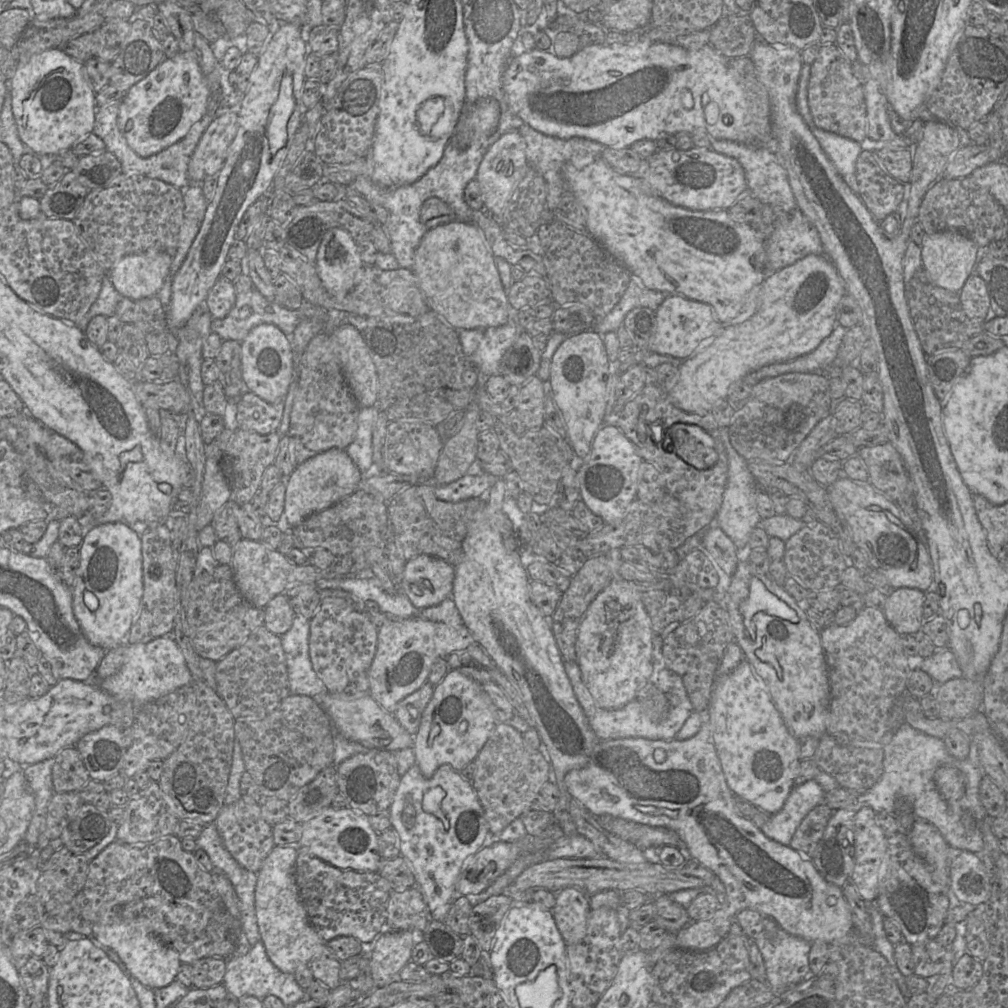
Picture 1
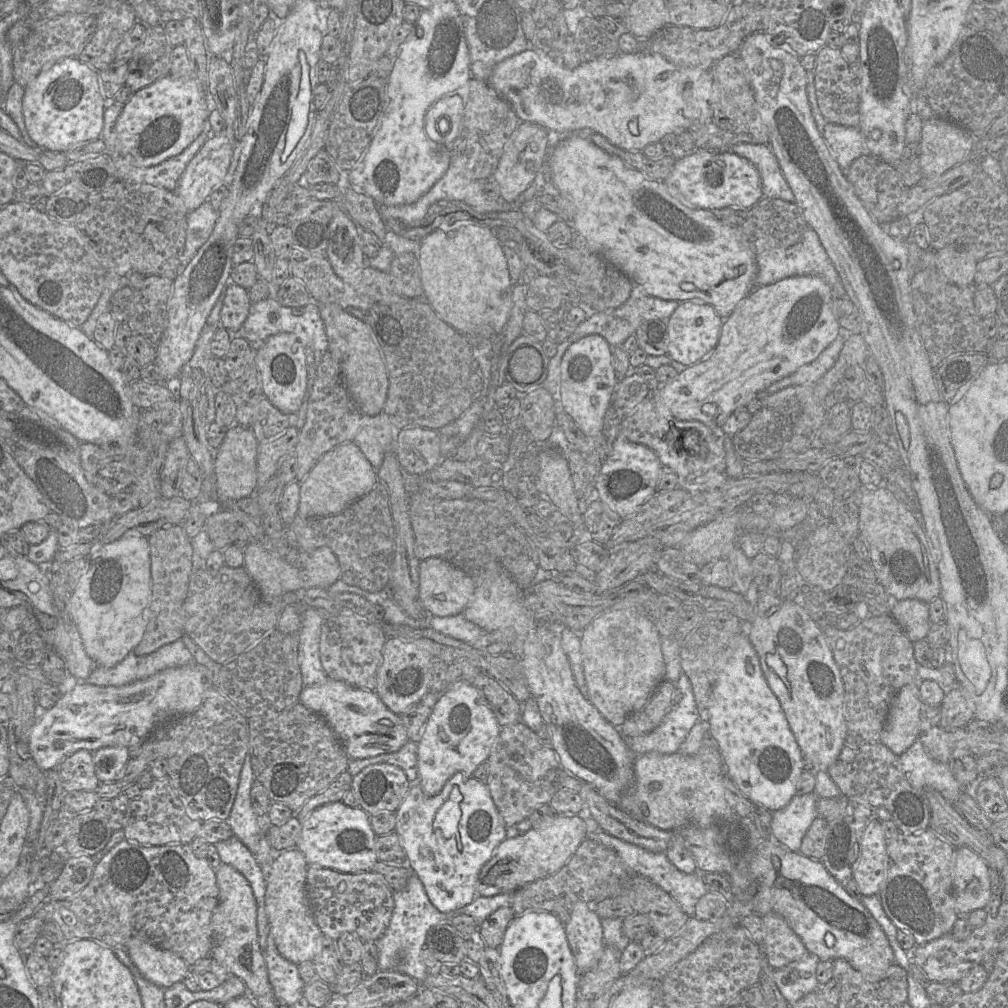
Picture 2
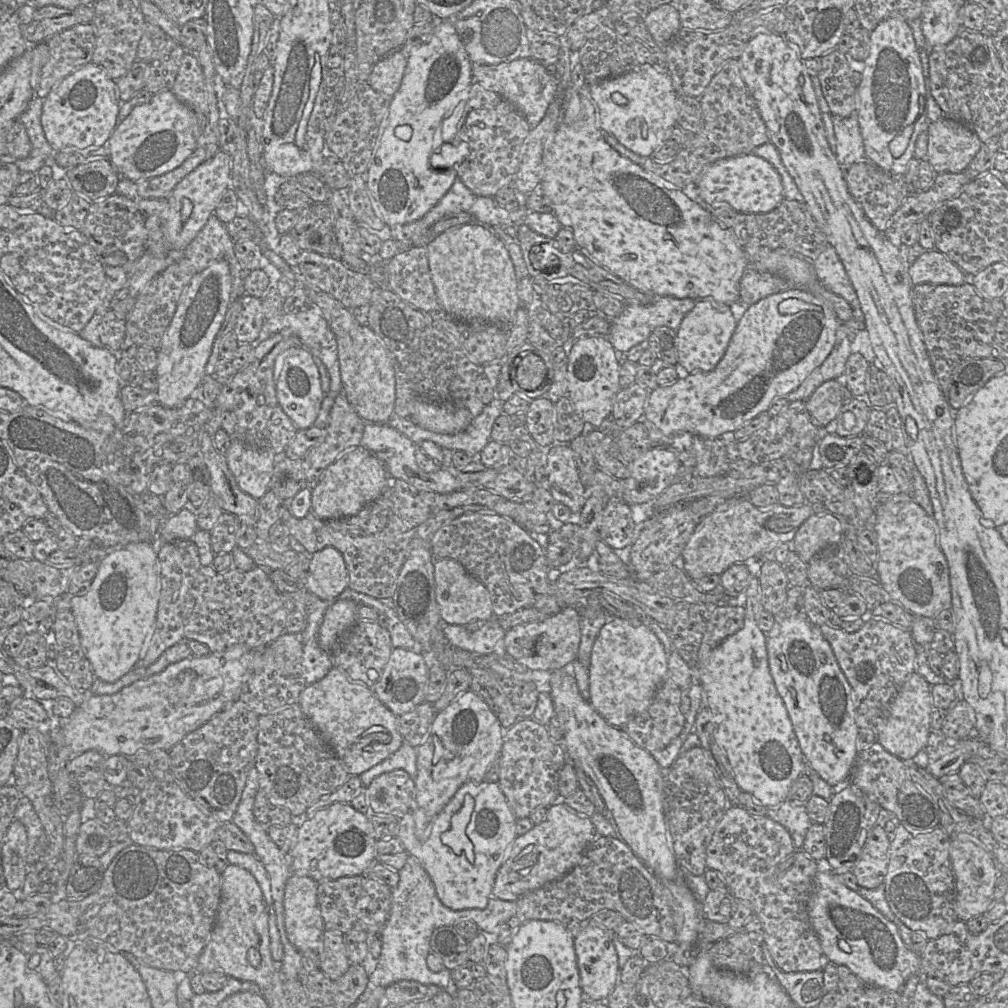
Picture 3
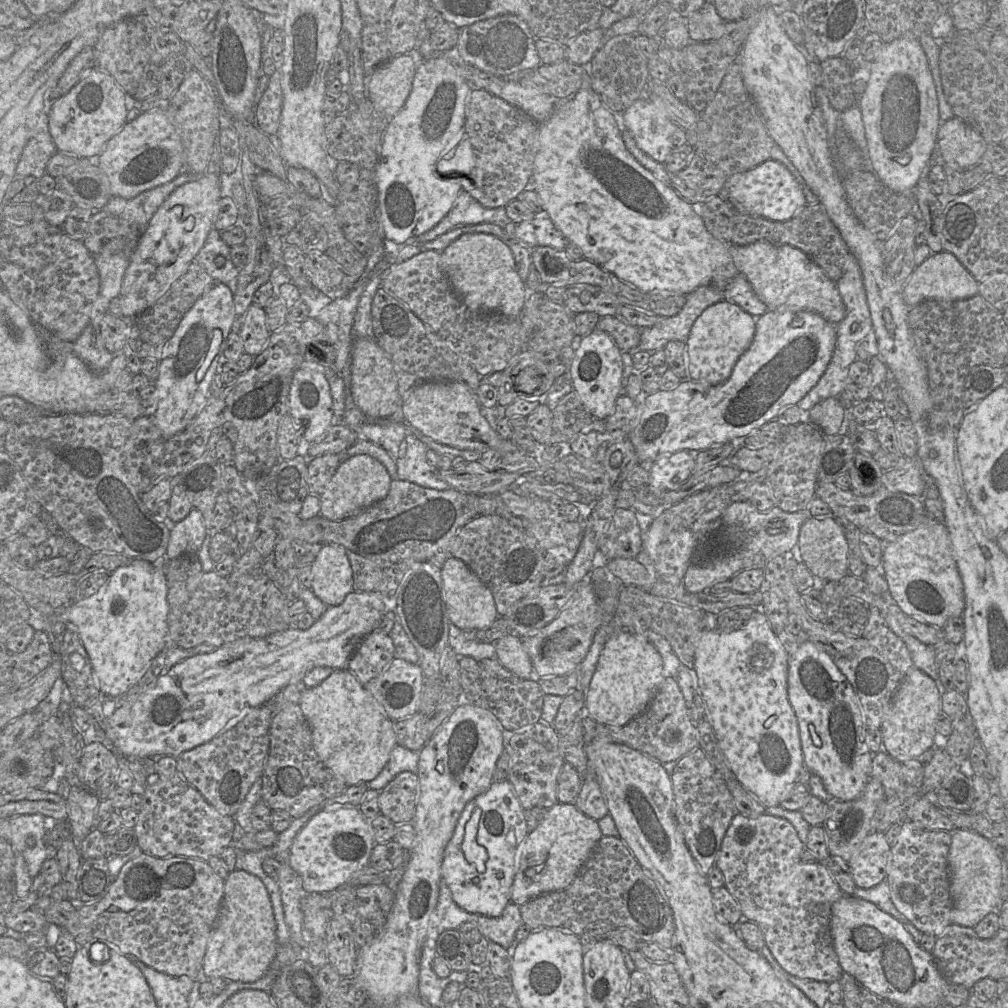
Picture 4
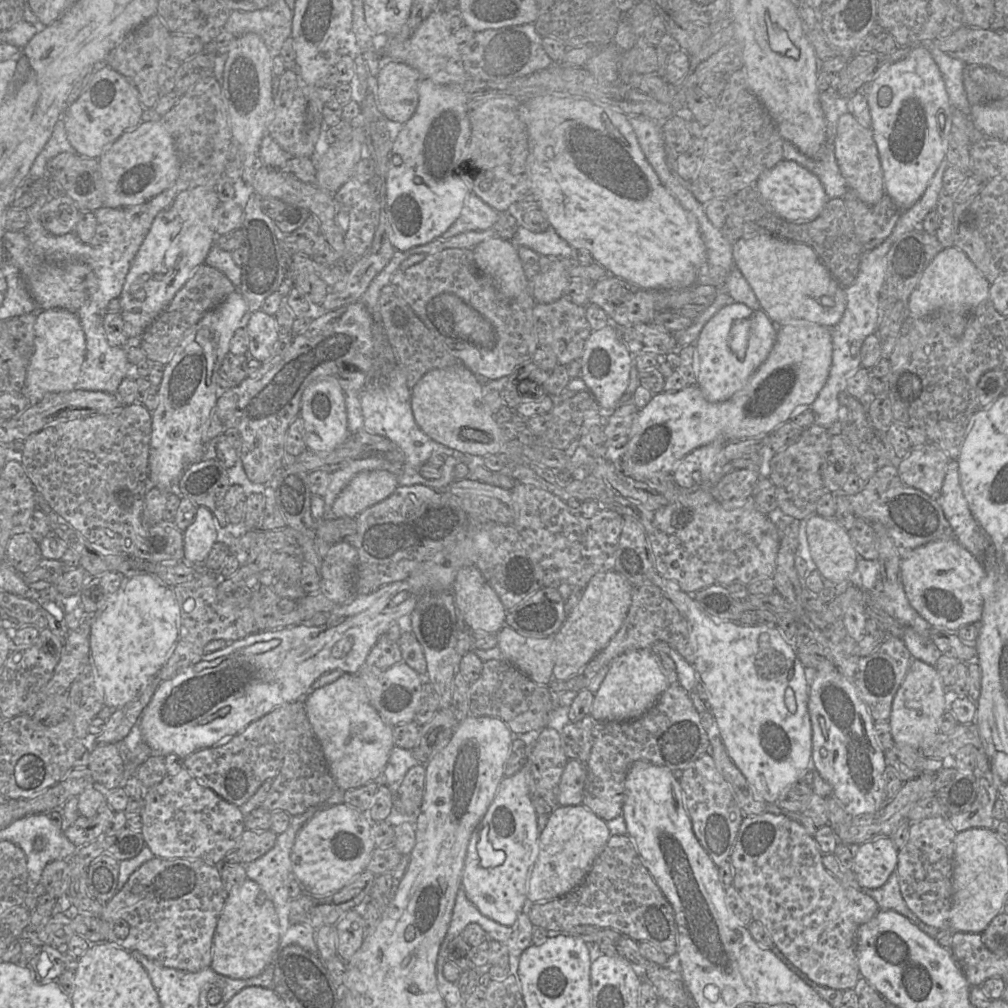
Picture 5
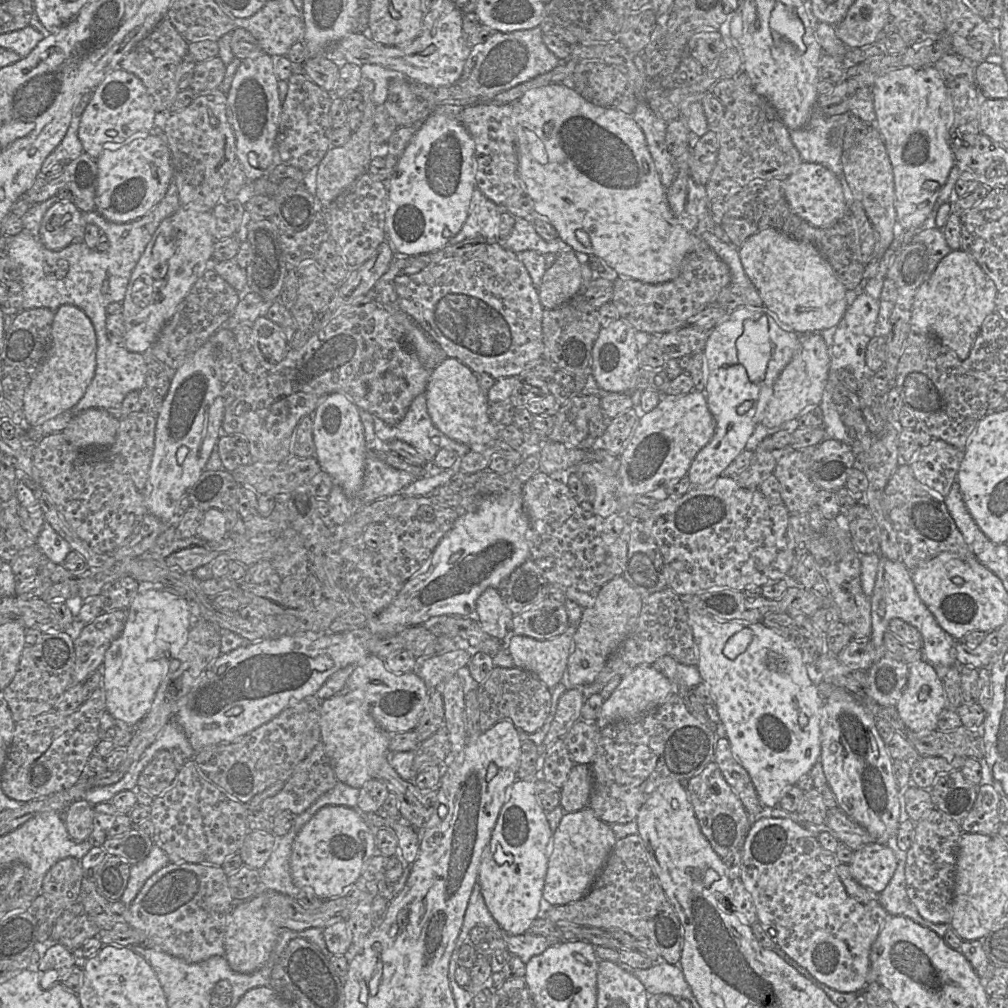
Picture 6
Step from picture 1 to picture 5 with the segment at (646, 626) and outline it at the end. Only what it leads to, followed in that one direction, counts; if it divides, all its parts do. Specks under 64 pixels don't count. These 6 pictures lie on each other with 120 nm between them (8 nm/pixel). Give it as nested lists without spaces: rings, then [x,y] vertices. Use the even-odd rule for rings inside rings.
[[[651,649],[627,651],[615,658],[600,688],[594,694],[590,716],[598,722],[634,720],[648,712],[670,685]]]

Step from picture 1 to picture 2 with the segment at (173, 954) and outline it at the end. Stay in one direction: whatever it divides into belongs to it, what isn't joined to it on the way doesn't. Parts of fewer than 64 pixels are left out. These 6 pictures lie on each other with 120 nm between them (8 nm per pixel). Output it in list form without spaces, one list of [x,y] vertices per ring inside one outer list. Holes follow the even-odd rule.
[[[131,937],[124,948],[142,976],[164,989],[183,981],[191,970],[180,956],[144,938]]]

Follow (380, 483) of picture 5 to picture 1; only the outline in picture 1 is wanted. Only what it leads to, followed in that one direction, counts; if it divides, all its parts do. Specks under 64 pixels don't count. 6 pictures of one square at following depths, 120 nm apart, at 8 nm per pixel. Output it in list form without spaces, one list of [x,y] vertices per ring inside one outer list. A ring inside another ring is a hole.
[[[331,448],[298,464],[285,478],[283,515],[290,527],[295,527],[313,513],[324,510],[354,493],[363,475],[345,449]]]

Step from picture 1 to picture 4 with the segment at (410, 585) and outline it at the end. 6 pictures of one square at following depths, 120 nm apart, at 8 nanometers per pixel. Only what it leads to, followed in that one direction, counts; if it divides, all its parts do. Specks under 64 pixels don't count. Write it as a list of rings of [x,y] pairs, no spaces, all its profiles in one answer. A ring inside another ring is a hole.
[[[450,556],[441,566],[443,600],[448,618],[461,630],[481,630],[498,618],[496,603],[489,587],[460,559]]]

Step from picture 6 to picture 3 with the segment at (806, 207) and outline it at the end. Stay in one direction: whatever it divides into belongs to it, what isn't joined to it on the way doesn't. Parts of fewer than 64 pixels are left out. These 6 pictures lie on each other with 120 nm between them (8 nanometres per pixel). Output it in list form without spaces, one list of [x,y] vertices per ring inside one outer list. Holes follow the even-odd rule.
[[[753,153],[716,161],[701,175],[696,189],[700,203],[727,205],[740,213],[767,213],[785,199],[779,173],[772,164]]]

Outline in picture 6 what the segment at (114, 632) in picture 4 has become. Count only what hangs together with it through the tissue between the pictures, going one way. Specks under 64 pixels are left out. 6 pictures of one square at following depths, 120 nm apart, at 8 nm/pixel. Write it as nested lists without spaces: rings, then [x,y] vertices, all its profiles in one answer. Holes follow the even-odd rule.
[[[142,588],[134,598],[123,630],[107,649],[102,664],[106,709],[115,719],[135,727],[147,715],[171,661],[187,643],[191,613],[188,600],[165,590]]]

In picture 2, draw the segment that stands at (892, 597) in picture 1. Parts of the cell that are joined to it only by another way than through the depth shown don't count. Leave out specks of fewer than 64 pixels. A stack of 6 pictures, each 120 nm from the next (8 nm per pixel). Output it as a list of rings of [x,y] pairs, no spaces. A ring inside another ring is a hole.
[[[918,599],[893,600],[890,615],[911,642],[926,639],[931,626],[928,602]]]

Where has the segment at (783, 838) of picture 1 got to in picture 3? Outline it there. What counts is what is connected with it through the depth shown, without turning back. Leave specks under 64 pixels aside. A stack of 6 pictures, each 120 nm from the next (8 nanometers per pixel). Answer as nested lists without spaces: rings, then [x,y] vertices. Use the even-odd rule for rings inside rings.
[[[784,801],[777,806],[767,808],[767,816],[783,825],[789,832],[797,850],[802,850],[806,832],[813,823],[805,805],[796,805]]]

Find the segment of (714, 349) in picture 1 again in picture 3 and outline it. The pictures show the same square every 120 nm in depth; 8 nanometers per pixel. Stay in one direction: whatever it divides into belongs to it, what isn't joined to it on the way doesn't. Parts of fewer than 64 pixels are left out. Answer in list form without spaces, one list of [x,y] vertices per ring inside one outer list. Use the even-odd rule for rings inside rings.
[[[791,286],[748,306],[738,320],[718,365],[709,372],[690,373],[670,385],[649,392],[642,421],[654,424],[664,435],[688,432],[704,438],[735,440],[733,432],[763,414],[779,397],[795,390],[829,356],[840,322],[832,309],[806,289]]]

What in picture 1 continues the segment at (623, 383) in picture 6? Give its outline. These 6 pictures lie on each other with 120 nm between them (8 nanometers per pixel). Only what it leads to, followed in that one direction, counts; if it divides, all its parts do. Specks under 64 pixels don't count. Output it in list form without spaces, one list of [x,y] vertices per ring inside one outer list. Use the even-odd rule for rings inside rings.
[[[586,330],[569,335],[555,351],[550,365],[548,382],[553,399],[564,419],[567,442],[584,459],[591,450],[593,439],[603,424],[607,405],[609,358],[601,334]]]

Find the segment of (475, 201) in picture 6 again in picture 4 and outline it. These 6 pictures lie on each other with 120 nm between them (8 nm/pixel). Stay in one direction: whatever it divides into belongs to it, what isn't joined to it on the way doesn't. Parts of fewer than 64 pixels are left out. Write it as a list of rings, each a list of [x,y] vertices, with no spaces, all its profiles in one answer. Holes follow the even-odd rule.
[[[461,190],[451,210],[436,226],[418,237],[411,237],[406,242],[398,244],[419,245],[435,240],[437,237],[458,226],[479,223],[497,223],[503,226],[508,220],[510,219],[506,214],[505,207],[484,207],[468,192]]]

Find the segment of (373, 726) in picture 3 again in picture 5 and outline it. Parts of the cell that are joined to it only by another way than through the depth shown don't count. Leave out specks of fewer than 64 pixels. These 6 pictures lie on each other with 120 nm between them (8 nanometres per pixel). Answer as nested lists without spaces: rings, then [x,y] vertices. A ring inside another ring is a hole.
[[[343,674],[336,681],[308,693],[303,699],[312,730],[323,750],[338,788],[347,791],[381,781],[394,748],[393,727],[383,721],[371,703],[358,674]]]

